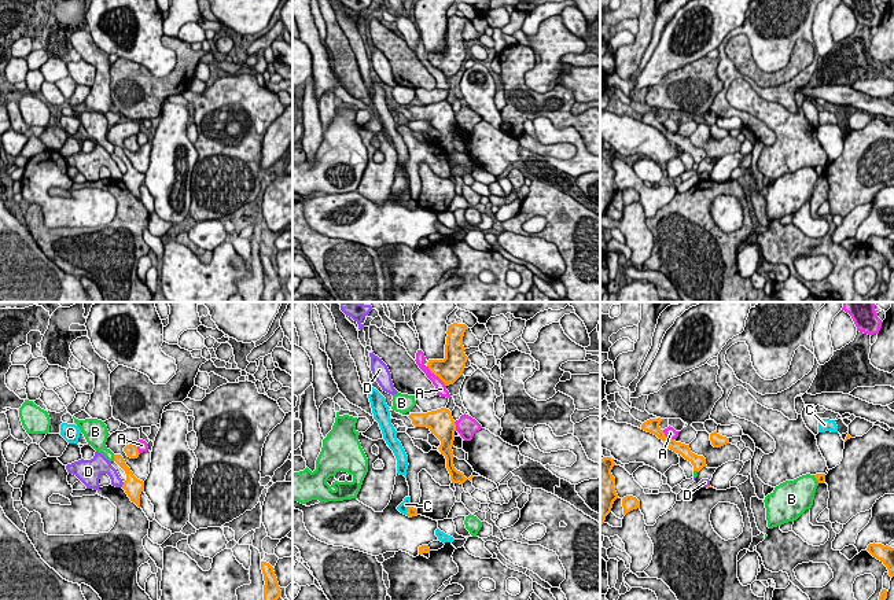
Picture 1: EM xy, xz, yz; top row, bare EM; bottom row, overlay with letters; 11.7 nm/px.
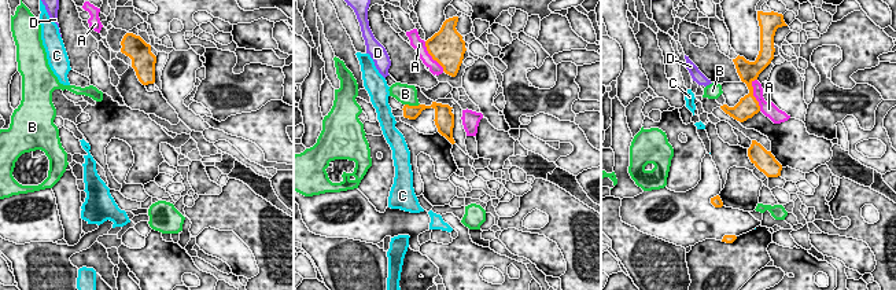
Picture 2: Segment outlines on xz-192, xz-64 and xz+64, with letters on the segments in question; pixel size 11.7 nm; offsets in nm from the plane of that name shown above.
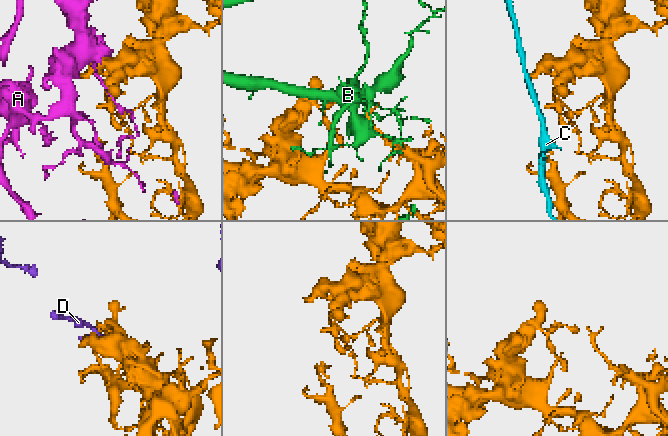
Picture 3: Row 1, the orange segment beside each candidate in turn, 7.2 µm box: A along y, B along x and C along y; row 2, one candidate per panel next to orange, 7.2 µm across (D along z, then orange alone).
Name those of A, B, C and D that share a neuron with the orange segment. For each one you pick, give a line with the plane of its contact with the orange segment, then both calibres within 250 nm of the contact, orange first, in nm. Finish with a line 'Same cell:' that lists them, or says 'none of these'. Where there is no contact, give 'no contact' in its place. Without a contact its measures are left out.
B: meets orange in xy; 120 nm thick on the orange side, 160 nm on the other
Same cell: B

